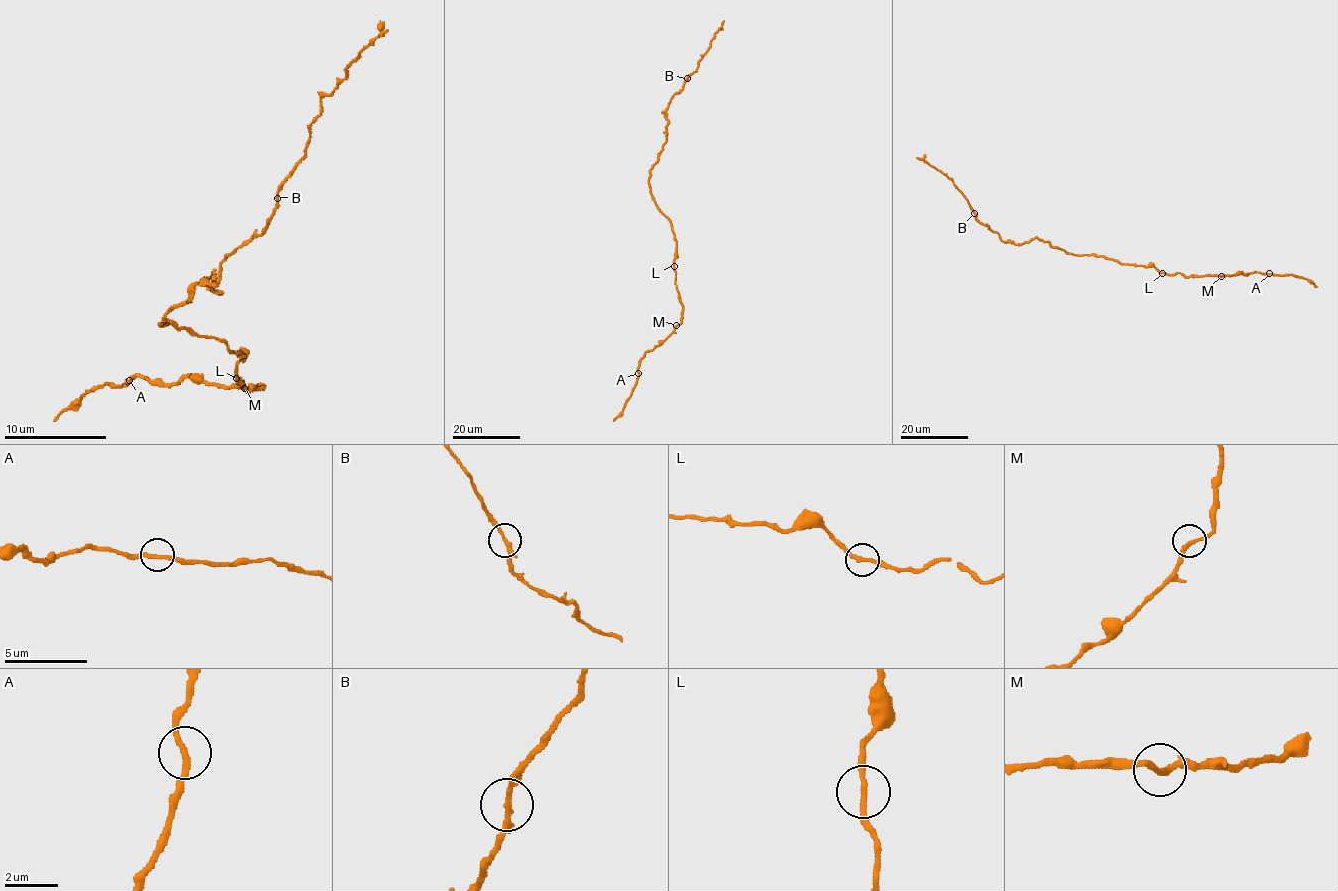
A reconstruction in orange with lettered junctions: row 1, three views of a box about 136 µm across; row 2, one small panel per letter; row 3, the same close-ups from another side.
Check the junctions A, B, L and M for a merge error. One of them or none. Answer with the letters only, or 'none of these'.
none of these

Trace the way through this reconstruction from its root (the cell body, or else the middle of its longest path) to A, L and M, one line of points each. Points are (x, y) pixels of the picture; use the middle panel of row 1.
A: (659, 207), (671, 223), (676, 242), (674, 270), (682, 318), (666, 338), (645, 352), (638, 373)
L: (659, 207), (671, 223), (676, 242), (674, 266)
M: (659, 207), (671, 223), (676, 242), (674, 270), (682, 306), (681, 322), (676, 325)

